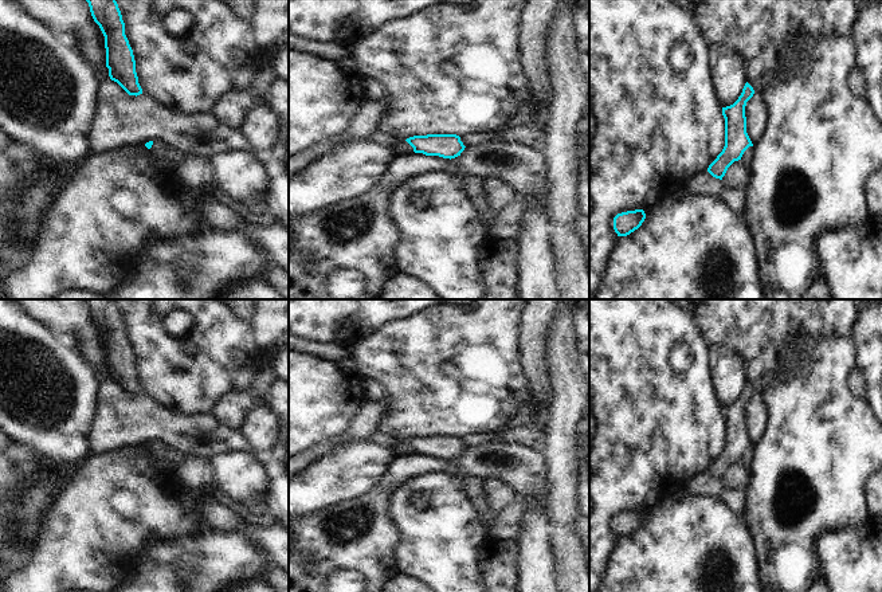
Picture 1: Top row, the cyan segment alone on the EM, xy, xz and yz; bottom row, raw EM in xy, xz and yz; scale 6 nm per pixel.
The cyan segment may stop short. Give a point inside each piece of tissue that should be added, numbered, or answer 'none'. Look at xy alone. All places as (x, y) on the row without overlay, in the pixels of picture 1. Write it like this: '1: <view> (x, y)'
1: xy (179, 458)

